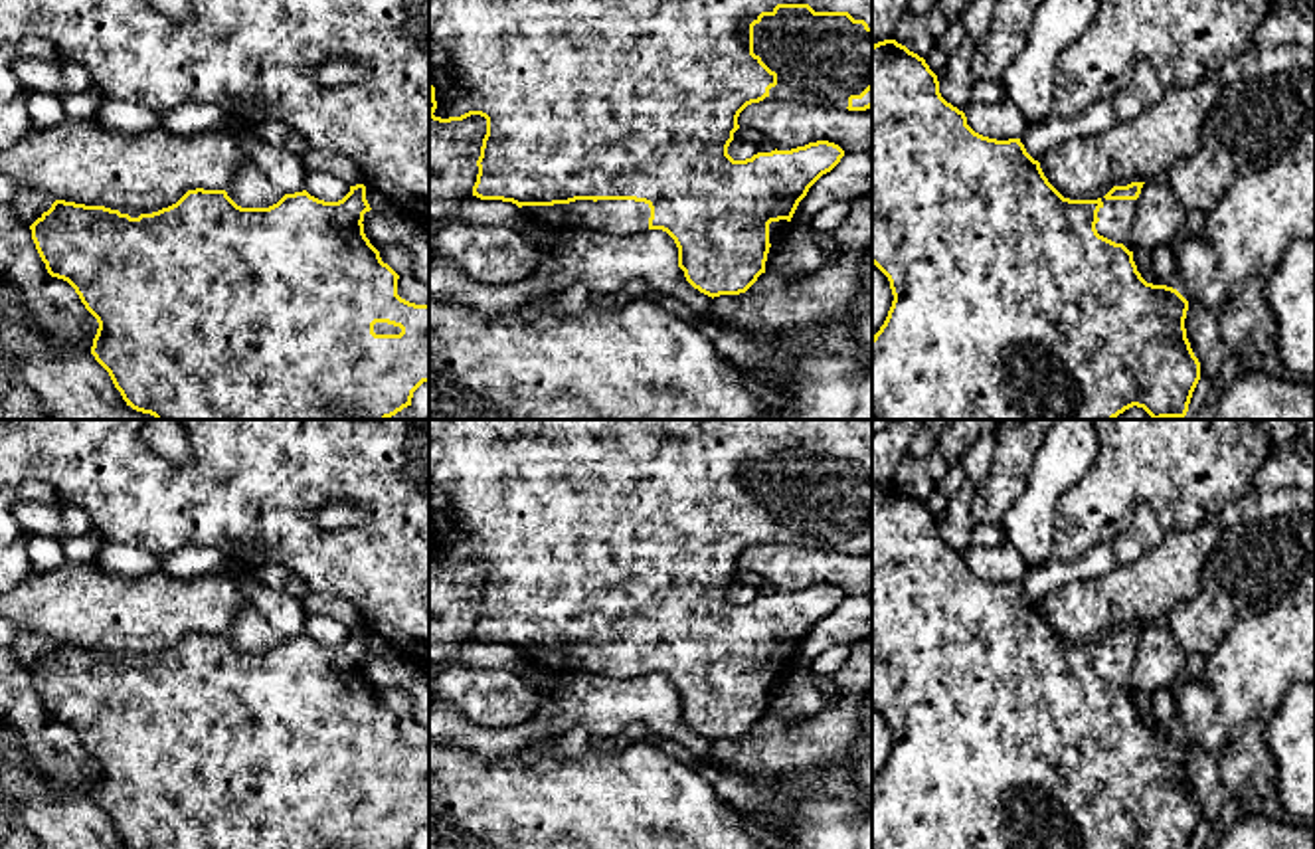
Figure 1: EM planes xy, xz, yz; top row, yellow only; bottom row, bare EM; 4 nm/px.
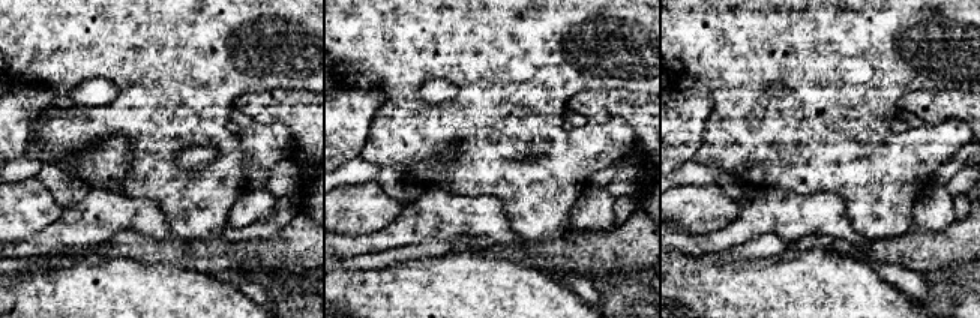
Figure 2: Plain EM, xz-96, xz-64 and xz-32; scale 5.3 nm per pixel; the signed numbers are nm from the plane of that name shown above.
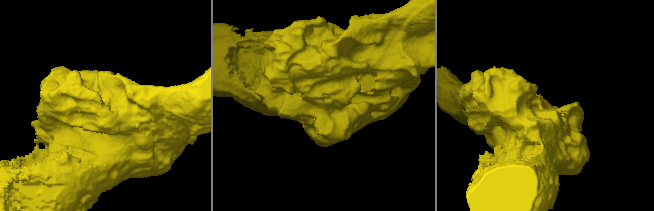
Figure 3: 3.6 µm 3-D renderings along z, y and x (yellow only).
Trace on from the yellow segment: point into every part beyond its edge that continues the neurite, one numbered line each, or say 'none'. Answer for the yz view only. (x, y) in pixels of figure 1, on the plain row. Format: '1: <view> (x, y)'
1: yz (1116, 660)

